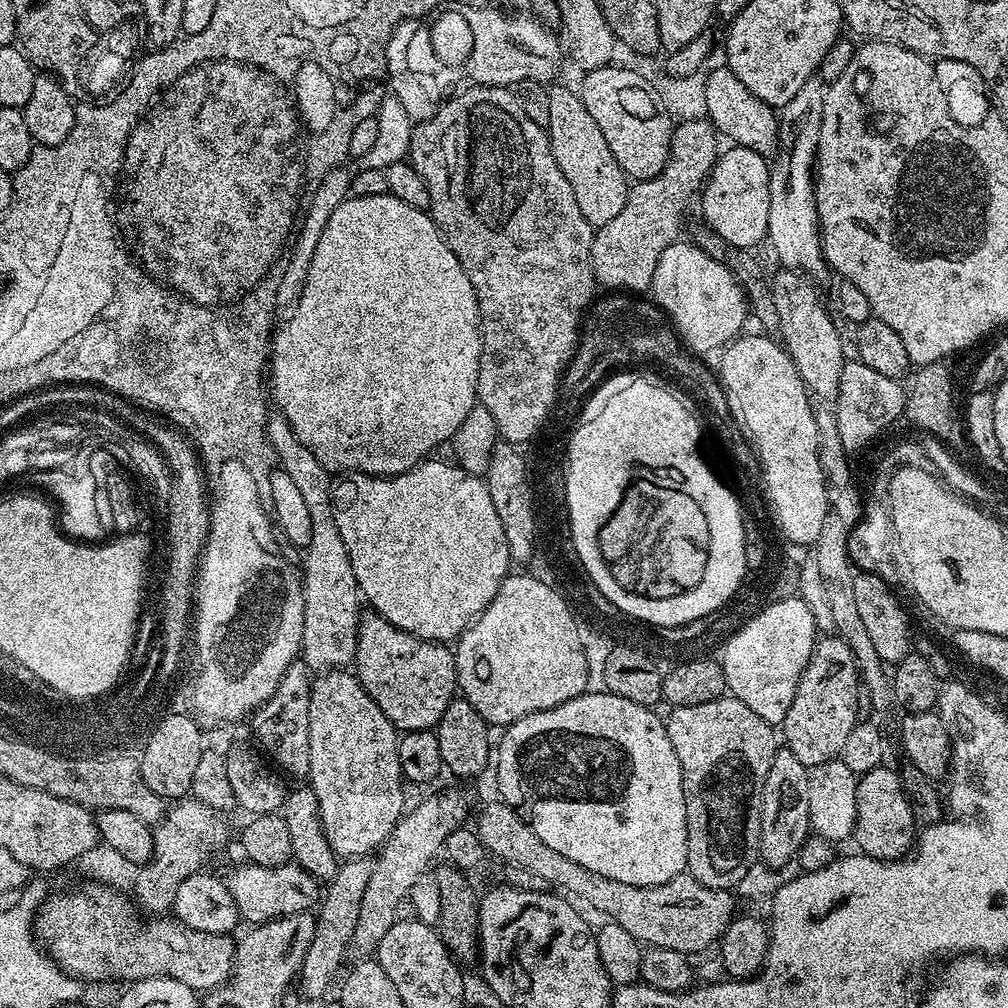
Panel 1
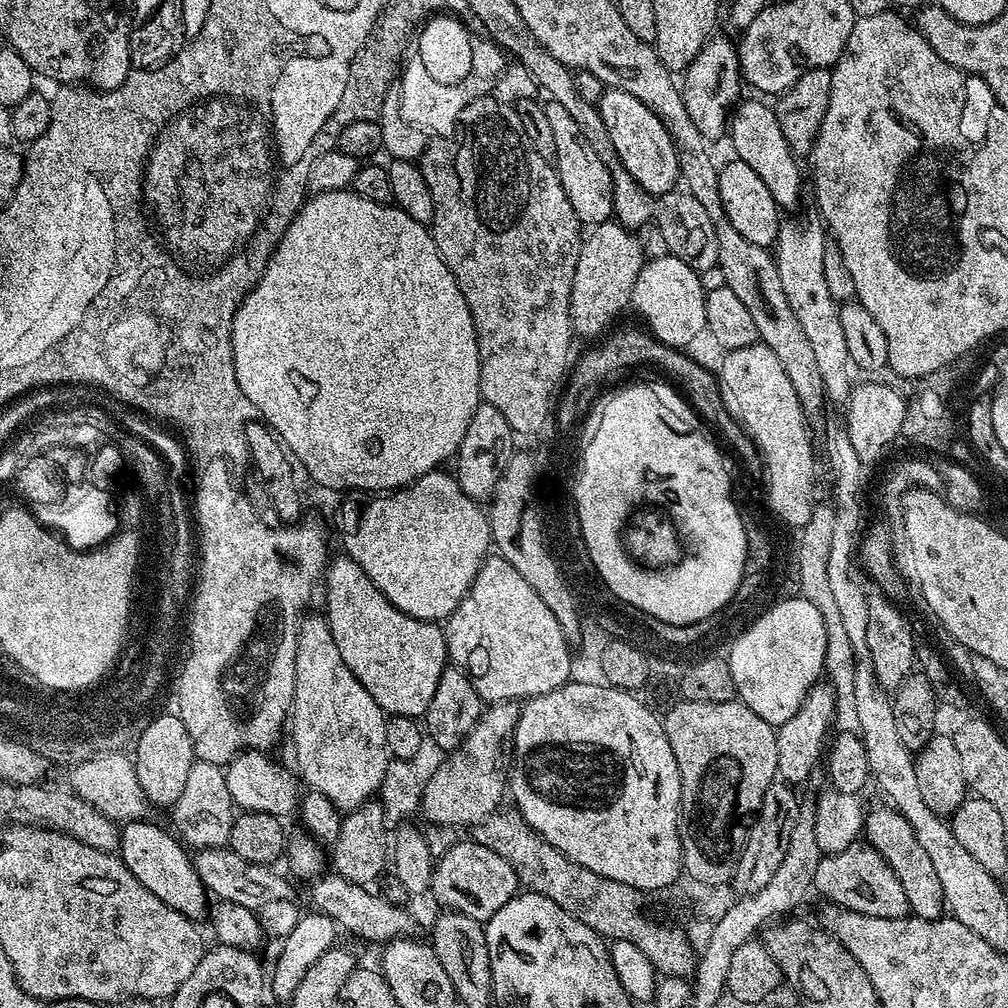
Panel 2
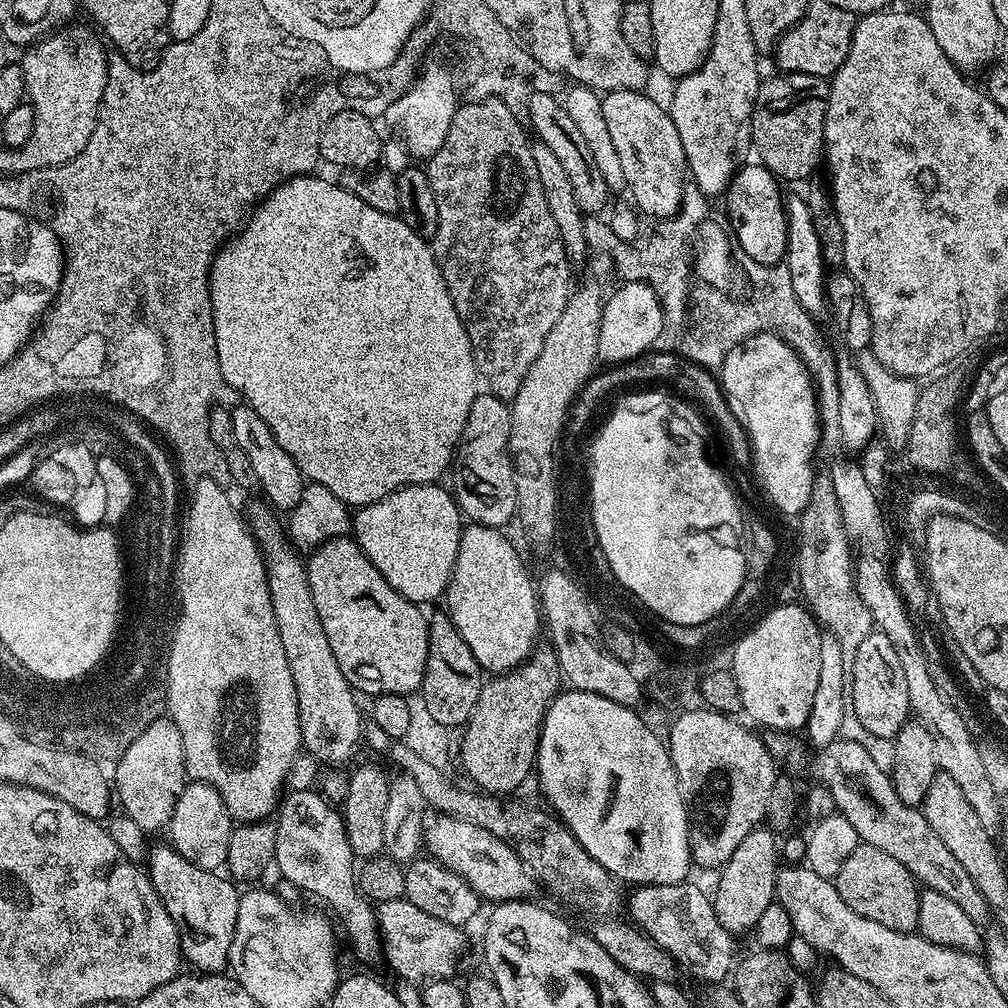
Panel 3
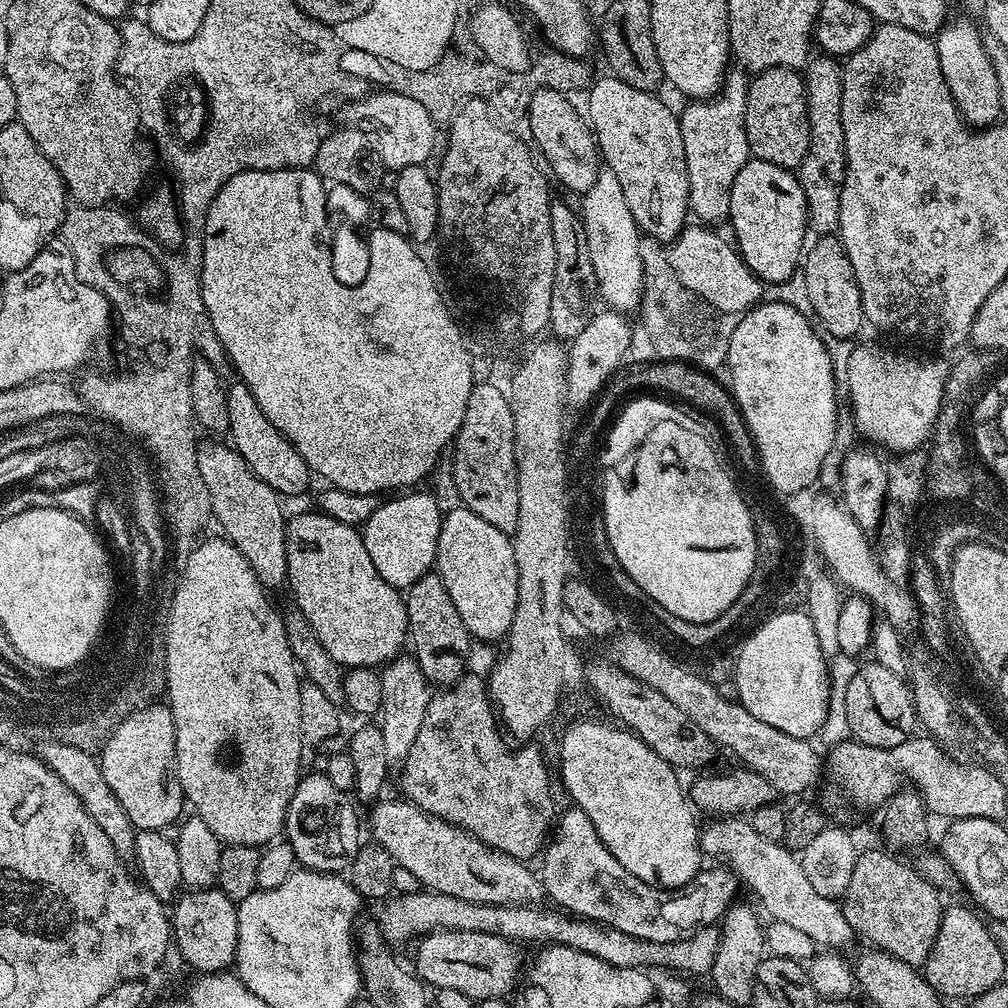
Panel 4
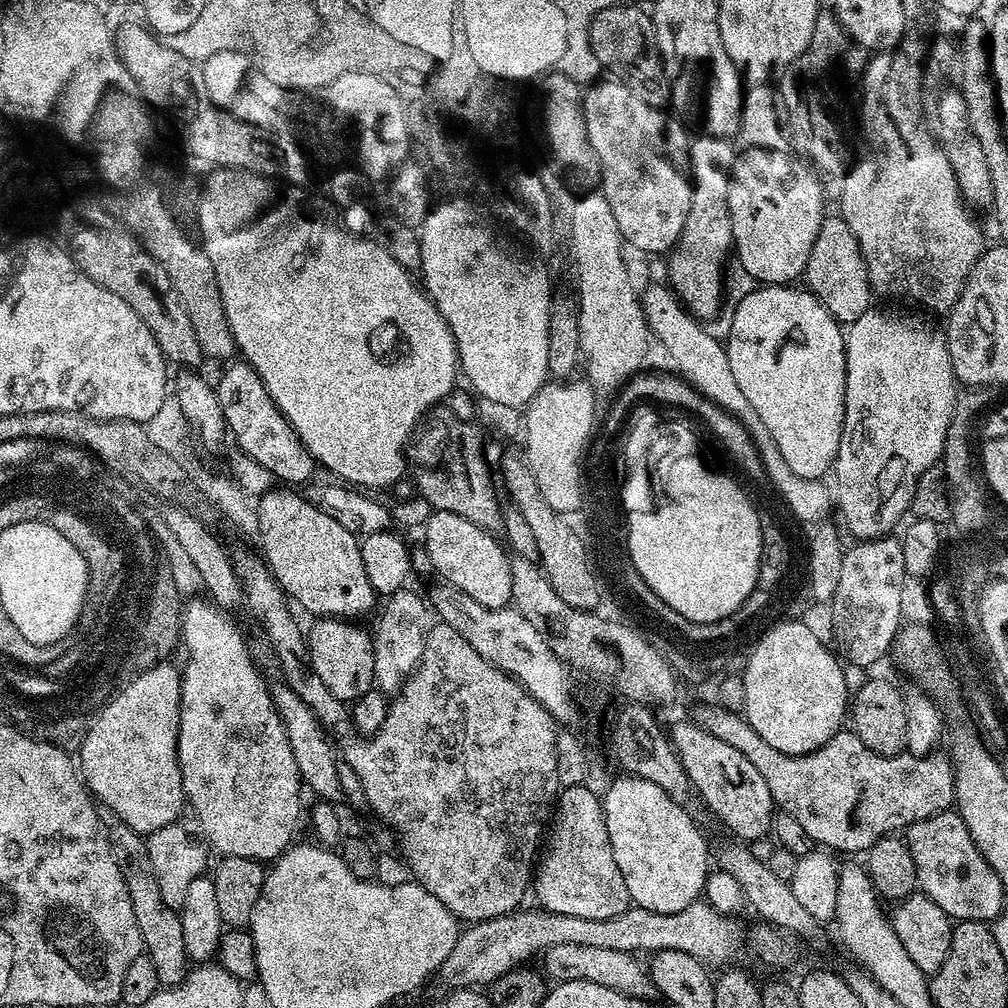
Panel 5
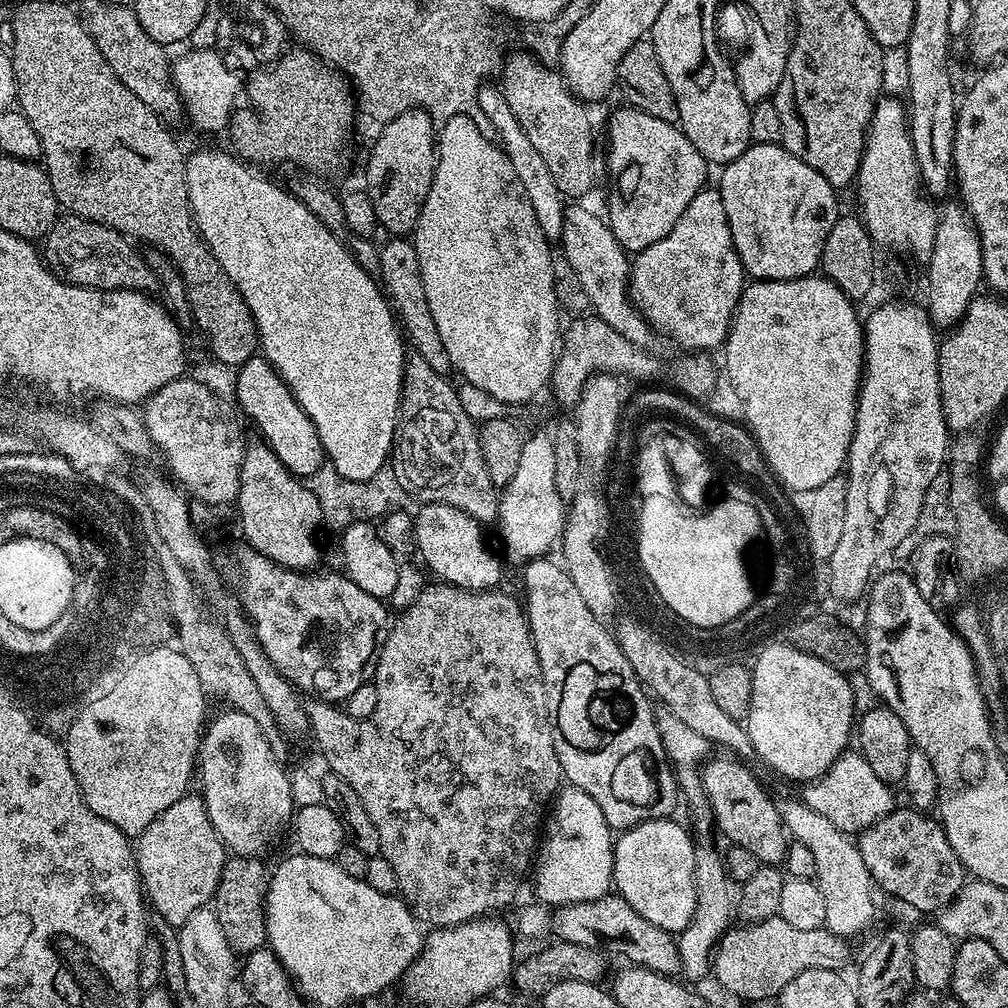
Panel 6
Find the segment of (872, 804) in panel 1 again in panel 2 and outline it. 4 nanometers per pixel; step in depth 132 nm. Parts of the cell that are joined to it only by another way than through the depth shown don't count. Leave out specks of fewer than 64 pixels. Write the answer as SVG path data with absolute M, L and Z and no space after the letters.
M883 807L867 809L863 839L871 848L878 850L878 854L886 858L890 870L898 874L898 882L902 882L902 890L906 890L909 913L921 916L924 920L941 919L945 915L946 905L942 894L942 881L934 871L934 862L930 862L922 842L918 842L918 834L914 834L914 826L910 826L910 822L906 822L906 818L902 818L902 814L896 808Z

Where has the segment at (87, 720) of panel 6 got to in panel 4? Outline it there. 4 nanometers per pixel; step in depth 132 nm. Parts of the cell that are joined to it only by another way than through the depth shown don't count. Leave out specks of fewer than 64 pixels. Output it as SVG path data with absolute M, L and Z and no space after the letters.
M155 702L139 712L130 713L99 749L98 759L102 778L106 778L110 790L114 790L118 802L122 802L122 810L126 810L130 822L137 830L146 832L168 830L172 823L175 825L181 819L180 811L186 808L186 801L176 773L176 735L171 708L163 703Z

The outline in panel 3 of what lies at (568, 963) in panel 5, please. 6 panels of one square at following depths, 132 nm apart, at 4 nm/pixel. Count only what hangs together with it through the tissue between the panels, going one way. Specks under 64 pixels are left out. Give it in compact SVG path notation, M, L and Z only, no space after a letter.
M405 898L382 901L375 905L380 923L383 959L396 971L395 975L415 982L452 980L460 955L464 952L464 936L459 927L431 917Z

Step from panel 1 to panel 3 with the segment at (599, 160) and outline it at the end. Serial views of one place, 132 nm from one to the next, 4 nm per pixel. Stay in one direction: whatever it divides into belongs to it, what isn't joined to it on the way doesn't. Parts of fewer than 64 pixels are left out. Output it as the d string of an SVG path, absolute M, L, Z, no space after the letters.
M541 90L538 94L533 95L526 109L526 120L530 128L530 123L532 123L531 131L534 133L535 139L545 143L551 153L562 162L563 169L569 174L570 183L574 188L574 199L580 207L580 211L584 214L603 213L610 204L610 201L608 202L610 191L602 174L596 172L594 160L590 156L590 149L586 146L581 131L577 126L574 126L573 119L564 109L563 103L559 99L555 100L548 90Z

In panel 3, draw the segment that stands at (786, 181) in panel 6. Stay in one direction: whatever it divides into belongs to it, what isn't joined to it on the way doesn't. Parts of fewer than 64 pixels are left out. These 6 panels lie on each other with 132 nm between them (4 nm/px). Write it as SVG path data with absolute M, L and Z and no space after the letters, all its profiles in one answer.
M759 162L745 163L728 183L728 220L735 243L756 264L771 266L781 263L788 251L786 226L788 216L784 213L785 193L780 193L781 181L769 168Z

